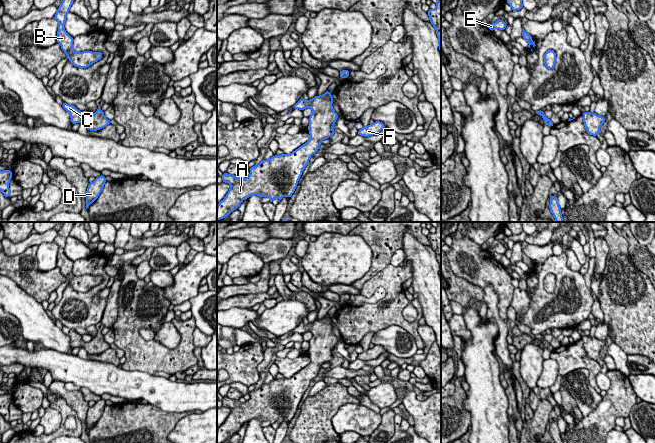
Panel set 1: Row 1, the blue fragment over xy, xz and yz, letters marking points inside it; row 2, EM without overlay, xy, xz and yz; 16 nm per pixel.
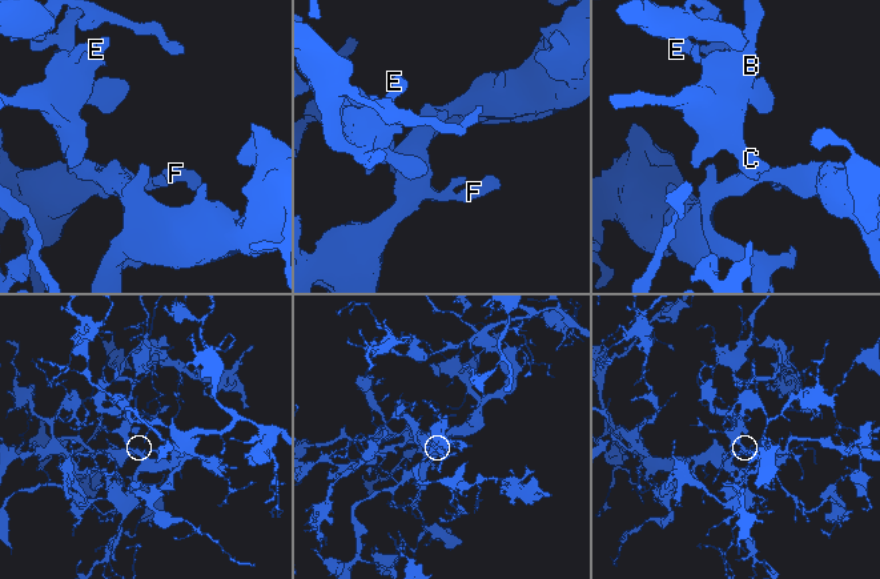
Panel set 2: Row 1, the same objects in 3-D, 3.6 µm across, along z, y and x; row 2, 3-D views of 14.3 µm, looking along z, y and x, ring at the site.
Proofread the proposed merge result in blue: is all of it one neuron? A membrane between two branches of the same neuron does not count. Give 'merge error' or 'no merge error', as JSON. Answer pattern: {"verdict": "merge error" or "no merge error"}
{"verdict": "no merge error"}

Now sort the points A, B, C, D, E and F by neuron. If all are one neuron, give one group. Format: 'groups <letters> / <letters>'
groups A B C D E F

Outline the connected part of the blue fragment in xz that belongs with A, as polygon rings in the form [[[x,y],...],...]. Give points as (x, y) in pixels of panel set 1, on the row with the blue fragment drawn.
[[[327,90],[311,100],[302,97],[293,106],[293,109],[299,110],[309,107],[312,114],[308,126],[310,139],[291,154],[263,159],[257,166],[249,168],[250,175],[245,179],[223,173],[222,181],[230,184],[230,190],[217,205],[217,221],[238,209],[242,201],[251,195],[269,197],[270,202],[276,197],[279,202],[284,196],[291,198],[310,157],[318,151],[324,139],[335,133],[333,126],[338,115],[332,107],[333,101],[332,94]]]

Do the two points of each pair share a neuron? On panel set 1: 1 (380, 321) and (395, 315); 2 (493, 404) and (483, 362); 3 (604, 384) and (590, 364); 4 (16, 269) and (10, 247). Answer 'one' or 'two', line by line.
1: one
2: one
3: two
4: two

